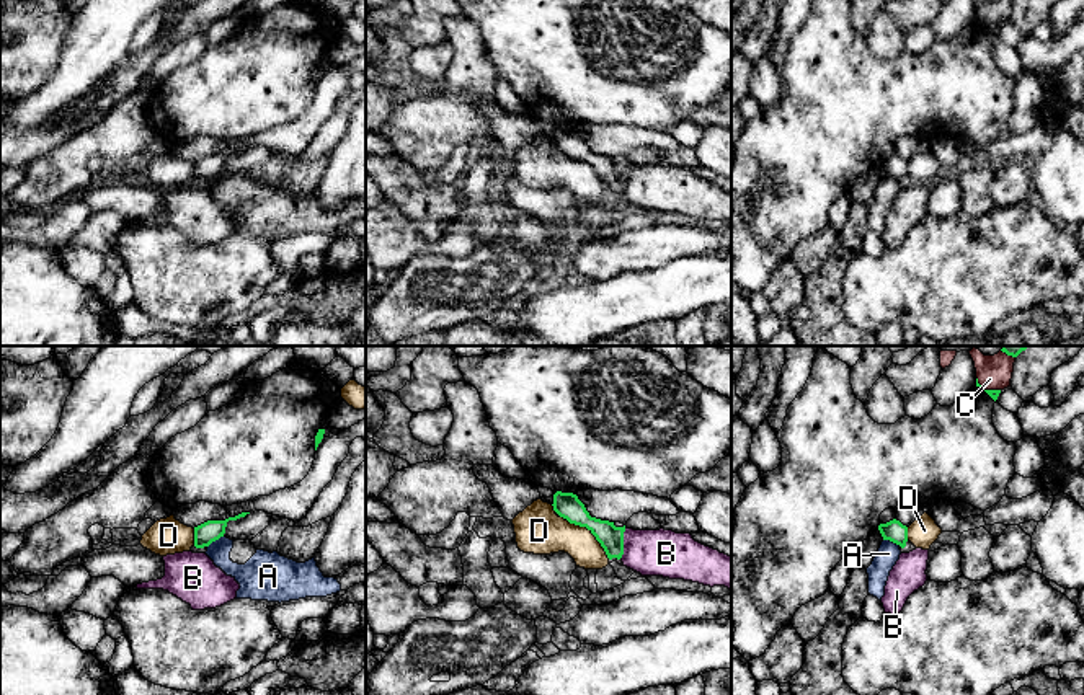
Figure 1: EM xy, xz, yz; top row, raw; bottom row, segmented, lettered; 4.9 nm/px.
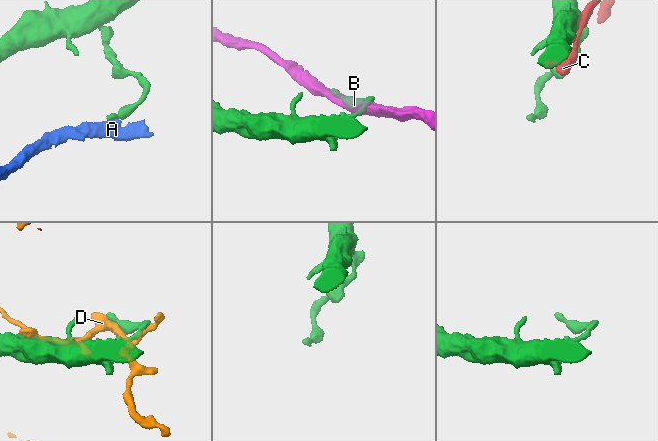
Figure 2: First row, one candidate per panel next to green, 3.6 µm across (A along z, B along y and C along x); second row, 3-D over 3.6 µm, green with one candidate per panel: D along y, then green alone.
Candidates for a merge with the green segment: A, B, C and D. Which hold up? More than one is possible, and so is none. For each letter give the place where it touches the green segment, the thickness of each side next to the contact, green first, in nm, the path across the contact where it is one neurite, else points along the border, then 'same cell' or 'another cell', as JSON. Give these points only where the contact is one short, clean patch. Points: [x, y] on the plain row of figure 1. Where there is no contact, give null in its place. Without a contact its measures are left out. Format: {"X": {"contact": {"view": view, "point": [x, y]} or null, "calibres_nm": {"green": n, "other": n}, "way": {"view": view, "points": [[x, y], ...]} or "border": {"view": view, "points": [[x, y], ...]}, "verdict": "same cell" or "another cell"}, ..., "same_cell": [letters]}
{"A": {"contact": {"view": "yz", "point": [892, 175]}, "calibres_nm": {"green": 110, "other": 110}, "border": {"view": "yz", "points": [[884, 173], [900, 180]]}, "verdict": "another cell"}, "B": {"contact": {"view": "xz", "point": [622, 178]}, "calibres_nm": {"green": 120, "other": 220}, "border": {"view": "xz", "points": [[626, 162], [624, 188], [619, 193]]}, "verdict": "another cell"}, "C": {"contact": {"view": "yz", "point": [986, 25]}, "calibres_nm": {"green": 50, "other": 130}, "verdict": "another cell"}, "D": {"contact": {"view": "xz", "point": [591, 167]}, "calibres_nm": {"green": 130, "other": 220}, "verdict": "another cell"}, "same_cell": []}

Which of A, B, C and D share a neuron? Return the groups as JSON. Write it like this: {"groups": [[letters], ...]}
{"groups": [["A"], ["B"], ["C"], ["D"]]}

